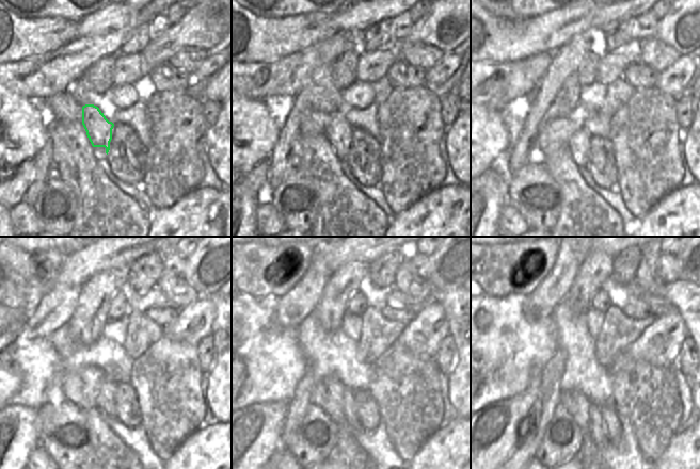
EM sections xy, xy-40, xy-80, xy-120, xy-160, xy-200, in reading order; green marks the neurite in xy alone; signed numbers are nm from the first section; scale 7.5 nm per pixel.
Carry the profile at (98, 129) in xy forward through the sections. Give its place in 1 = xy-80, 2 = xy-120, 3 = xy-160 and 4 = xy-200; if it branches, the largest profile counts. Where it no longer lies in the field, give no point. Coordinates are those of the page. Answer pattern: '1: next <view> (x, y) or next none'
1: next xy-80 (578, 144)
2: next xy-120 (106, 403)
3: next xy-160 (349, 405)
4: next xy-200 (595, 432)

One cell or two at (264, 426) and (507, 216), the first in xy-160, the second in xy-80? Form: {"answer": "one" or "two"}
{"answer": "two"}

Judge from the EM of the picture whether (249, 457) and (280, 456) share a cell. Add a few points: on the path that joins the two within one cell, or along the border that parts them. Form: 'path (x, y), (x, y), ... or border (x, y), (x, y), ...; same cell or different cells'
border (280, 447), (269, 457); different cells

